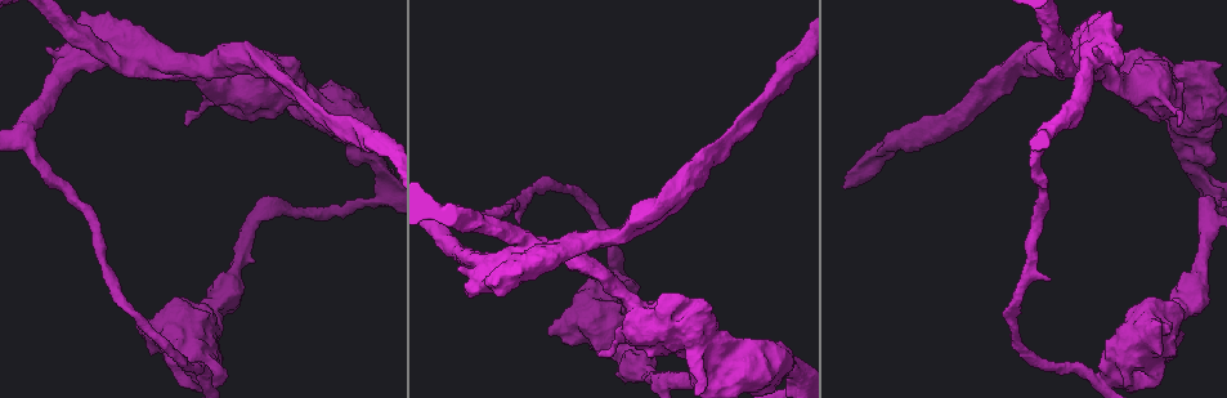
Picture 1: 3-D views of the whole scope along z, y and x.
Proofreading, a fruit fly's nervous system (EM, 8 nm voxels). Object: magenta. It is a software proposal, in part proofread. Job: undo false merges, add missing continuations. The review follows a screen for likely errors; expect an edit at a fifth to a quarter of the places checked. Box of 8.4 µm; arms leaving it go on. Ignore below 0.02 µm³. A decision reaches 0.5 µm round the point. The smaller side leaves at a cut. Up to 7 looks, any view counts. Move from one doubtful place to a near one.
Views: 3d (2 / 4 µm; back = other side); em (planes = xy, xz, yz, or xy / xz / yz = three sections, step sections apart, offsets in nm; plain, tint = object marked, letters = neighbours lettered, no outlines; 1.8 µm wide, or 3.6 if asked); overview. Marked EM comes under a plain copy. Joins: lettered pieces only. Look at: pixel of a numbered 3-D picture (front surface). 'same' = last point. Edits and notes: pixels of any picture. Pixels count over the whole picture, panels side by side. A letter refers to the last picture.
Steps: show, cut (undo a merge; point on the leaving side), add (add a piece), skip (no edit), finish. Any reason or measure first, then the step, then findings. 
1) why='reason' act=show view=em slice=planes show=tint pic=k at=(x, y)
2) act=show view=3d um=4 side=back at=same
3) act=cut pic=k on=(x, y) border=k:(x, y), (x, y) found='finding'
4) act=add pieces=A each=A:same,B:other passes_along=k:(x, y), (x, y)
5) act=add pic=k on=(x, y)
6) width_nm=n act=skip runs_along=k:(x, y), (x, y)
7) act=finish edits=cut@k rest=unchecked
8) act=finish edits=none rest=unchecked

why='four-way junction' act=show view=em slice=planes show=letters pic=1 at=(562, 248)

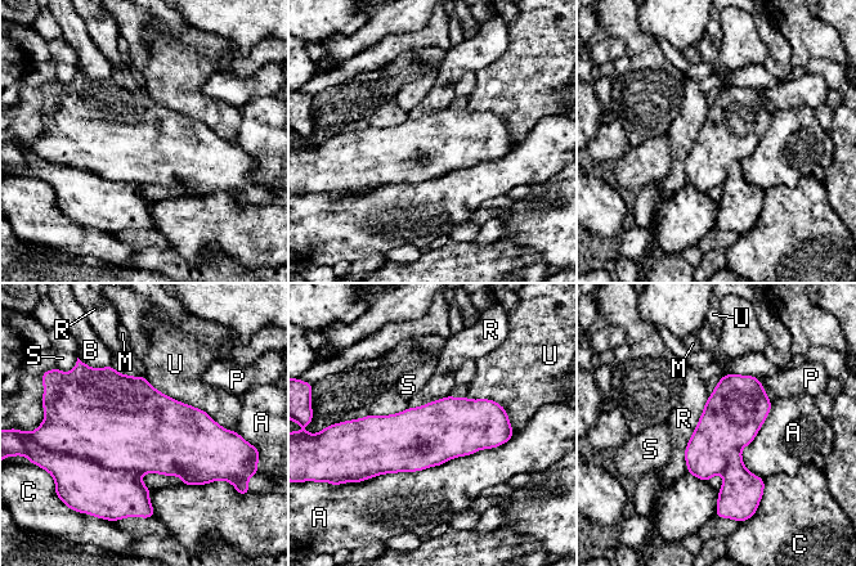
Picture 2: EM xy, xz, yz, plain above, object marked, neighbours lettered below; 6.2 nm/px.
act=cut pic=2 on=(121, 430) each=A:other,B:other,C:other,M:other,P:other,R:other,S:other,U:other border=2:(58, 450), (142, 474) found='a second neuron is stuck on'

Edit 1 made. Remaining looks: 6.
why='redraw' act=show view=overview

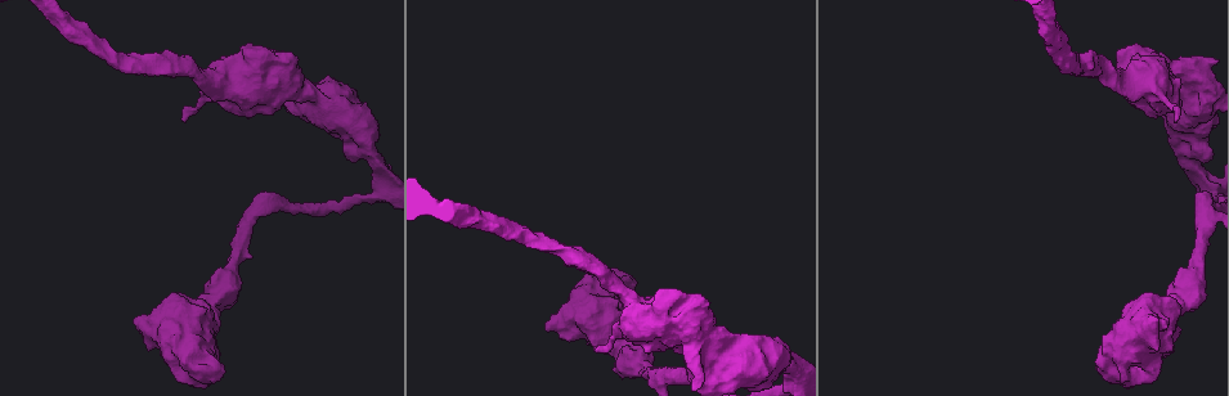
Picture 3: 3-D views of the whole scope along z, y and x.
why='touches itself' act=show view=em um=3.6 slice=yz step=8 show=tint pic=3 at=(705, 345)

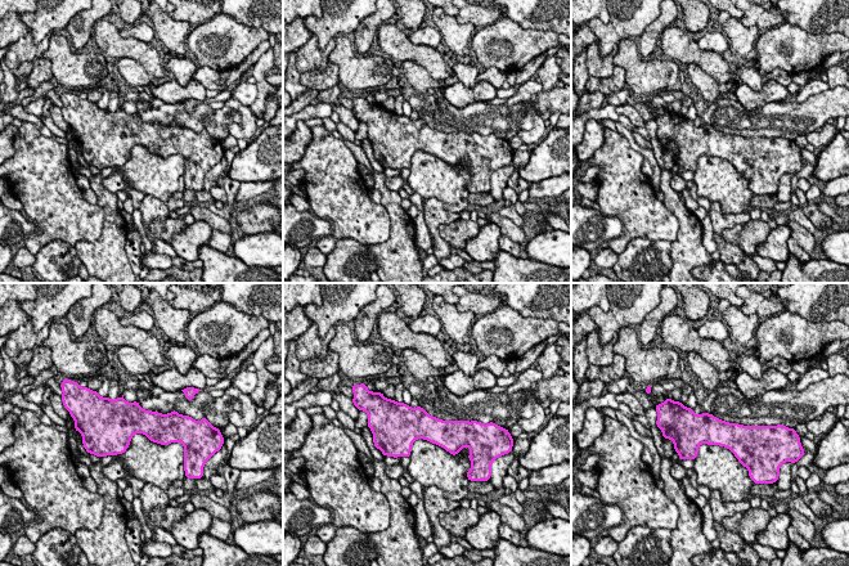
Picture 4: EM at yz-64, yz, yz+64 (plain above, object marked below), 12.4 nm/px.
why='another direction' act=show view=em um=3.6 slice=planes show=tint at=same

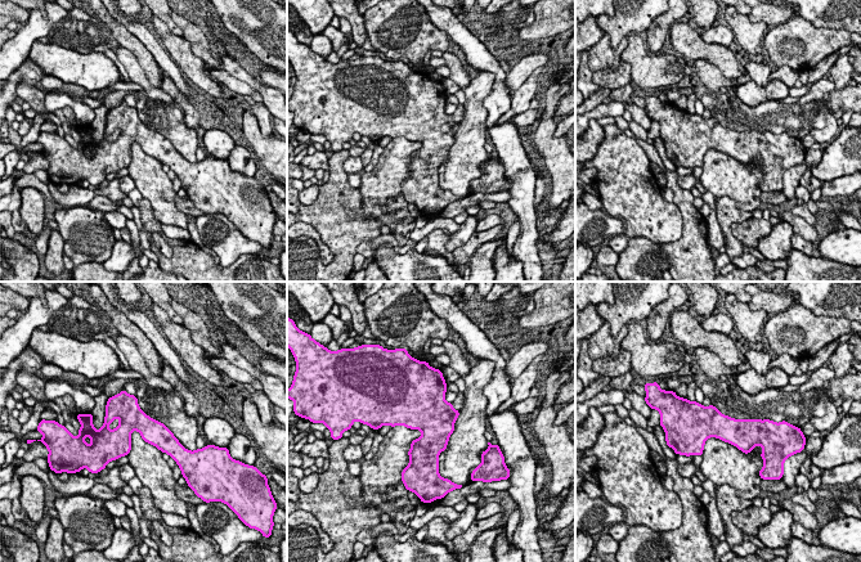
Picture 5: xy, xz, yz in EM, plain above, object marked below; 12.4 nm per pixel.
why='see the neighbours' act=show view=em um=3.6 slice=planes show=letters at=same

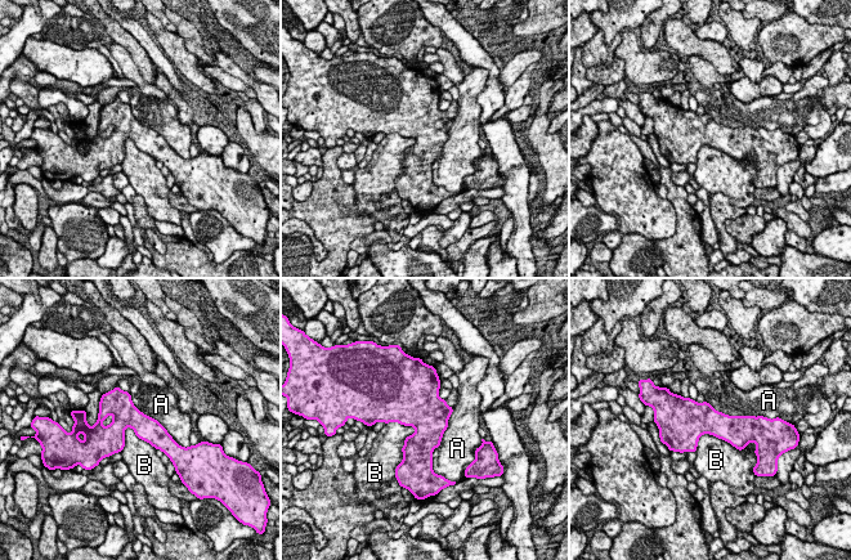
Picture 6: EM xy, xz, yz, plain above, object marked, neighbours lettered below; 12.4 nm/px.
width_nm=300 longest_contact=A:800nm act=skip each=A:other,B:other found='one neuron here'

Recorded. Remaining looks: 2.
act=finish edits=cut@2 rest=unchecked

